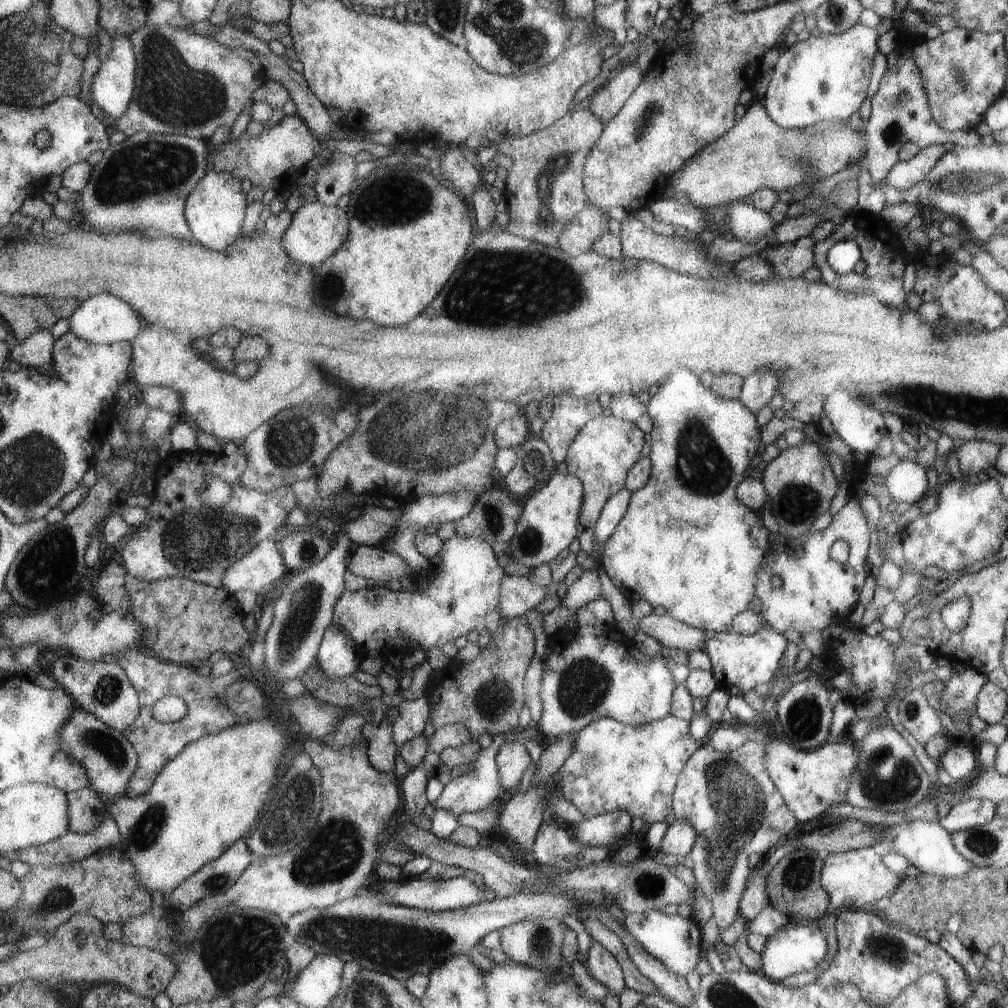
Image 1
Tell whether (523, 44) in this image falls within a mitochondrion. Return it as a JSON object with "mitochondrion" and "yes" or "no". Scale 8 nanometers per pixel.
{"mitochondrion":"yes"}

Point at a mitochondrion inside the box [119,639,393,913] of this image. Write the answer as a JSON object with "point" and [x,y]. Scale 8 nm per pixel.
{"point":[337,849]}

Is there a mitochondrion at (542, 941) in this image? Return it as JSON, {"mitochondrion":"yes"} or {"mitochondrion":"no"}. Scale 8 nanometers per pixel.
{"mitochondrion":"yes"}

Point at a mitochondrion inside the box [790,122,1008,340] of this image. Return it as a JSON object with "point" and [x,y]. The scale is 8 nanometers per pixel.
{"point":[959,181]}

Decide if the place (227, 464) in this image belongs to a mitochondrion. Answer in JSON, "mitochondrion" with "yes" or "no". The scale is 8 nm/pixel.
{"mitochondrion":"no"}

